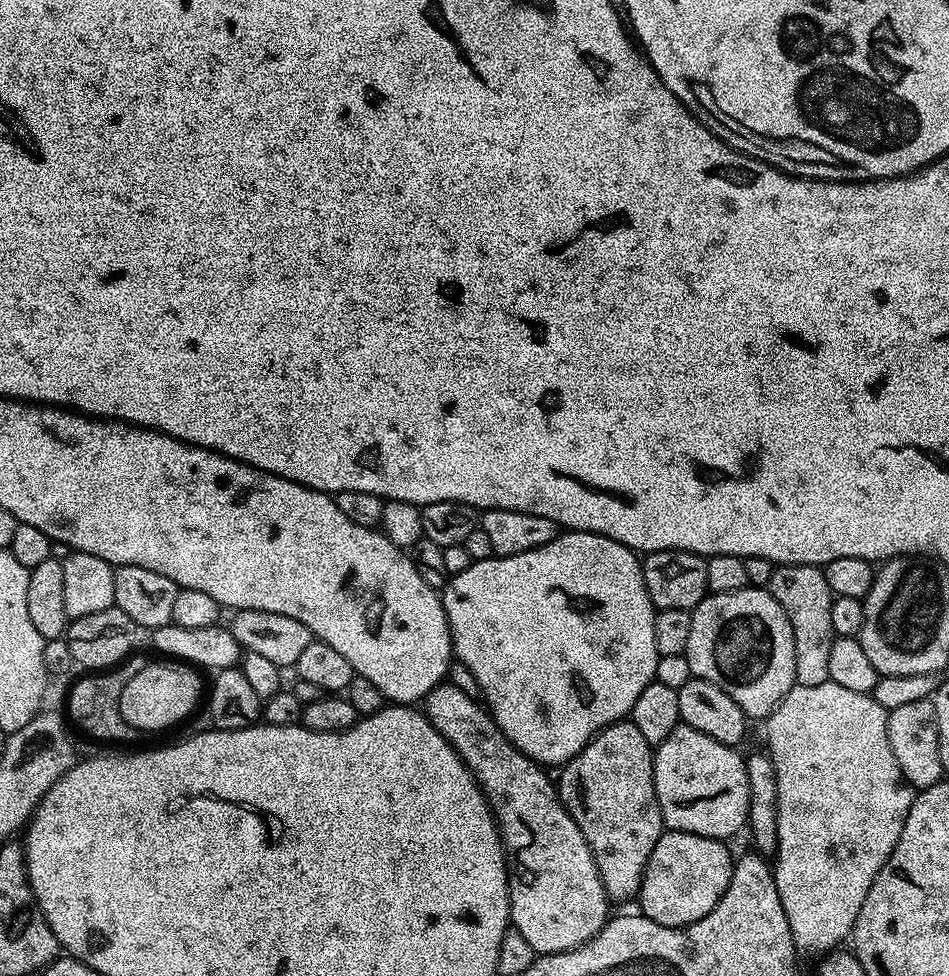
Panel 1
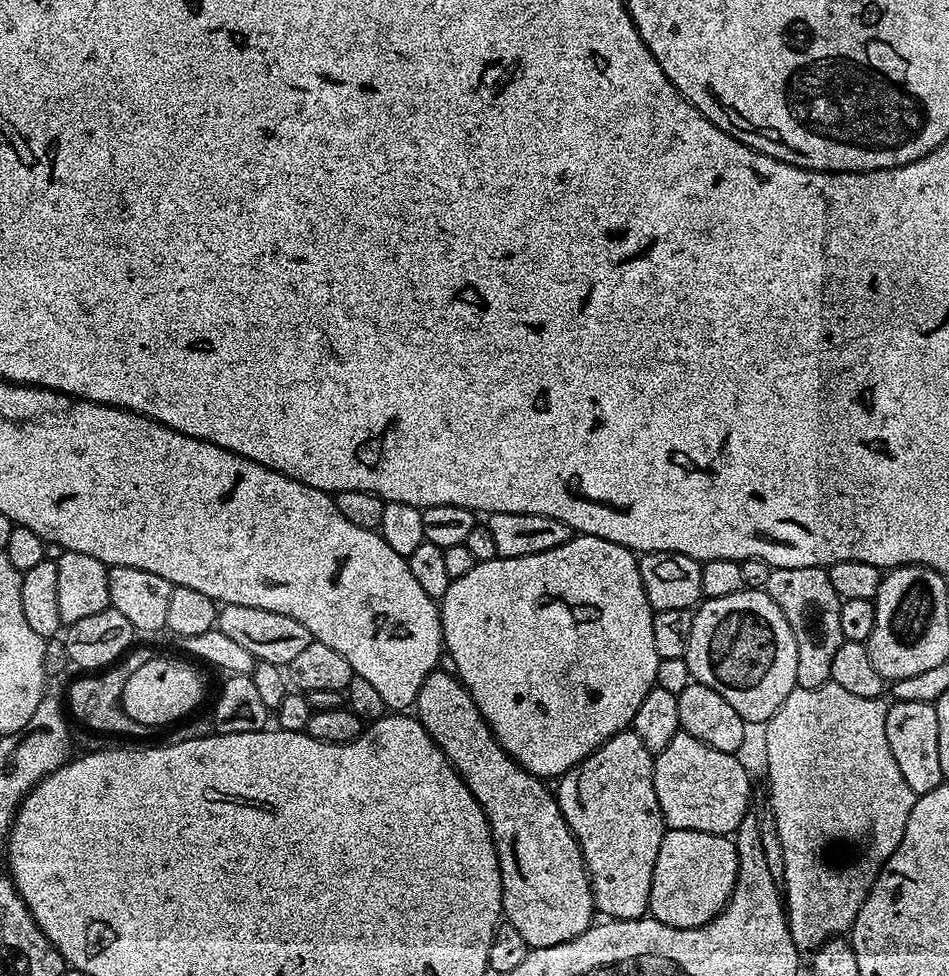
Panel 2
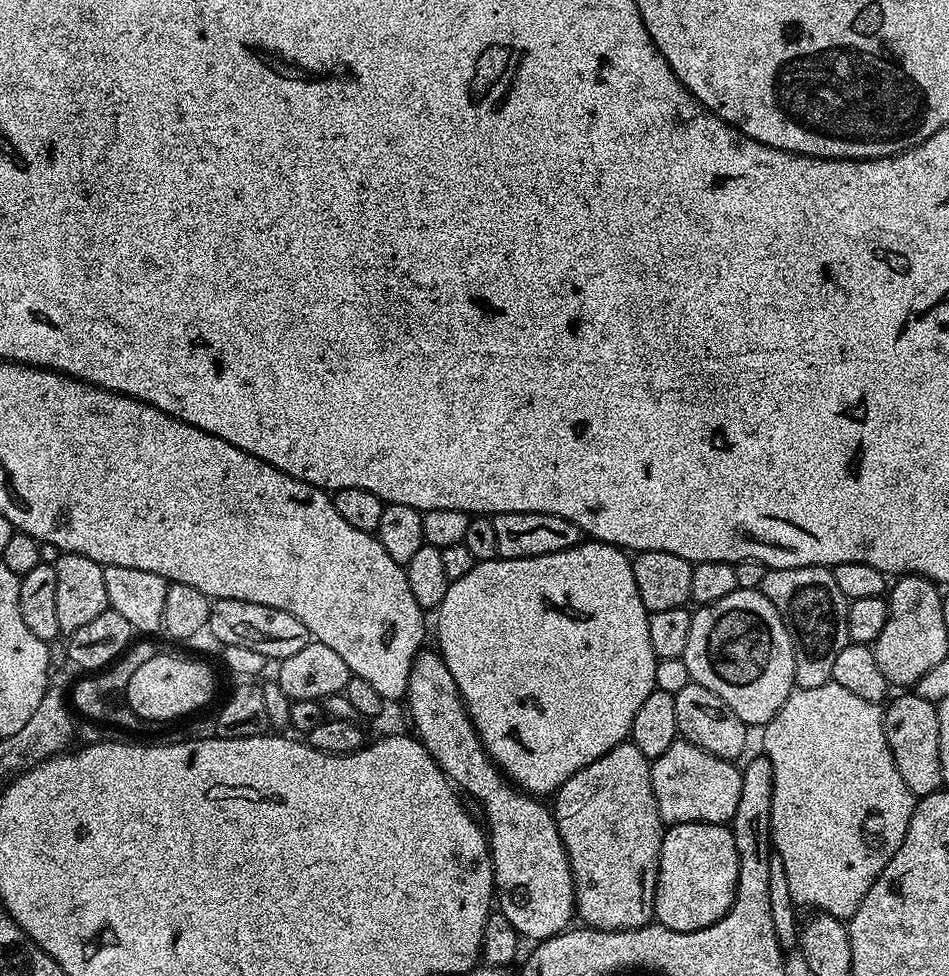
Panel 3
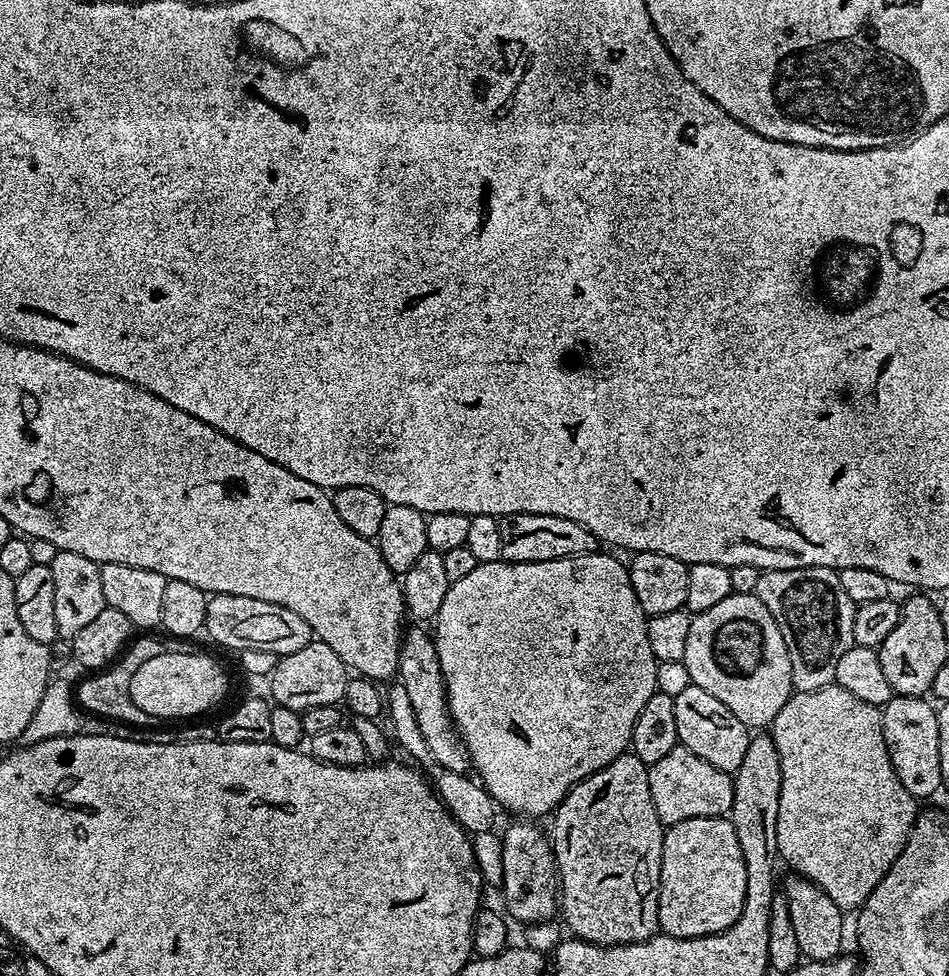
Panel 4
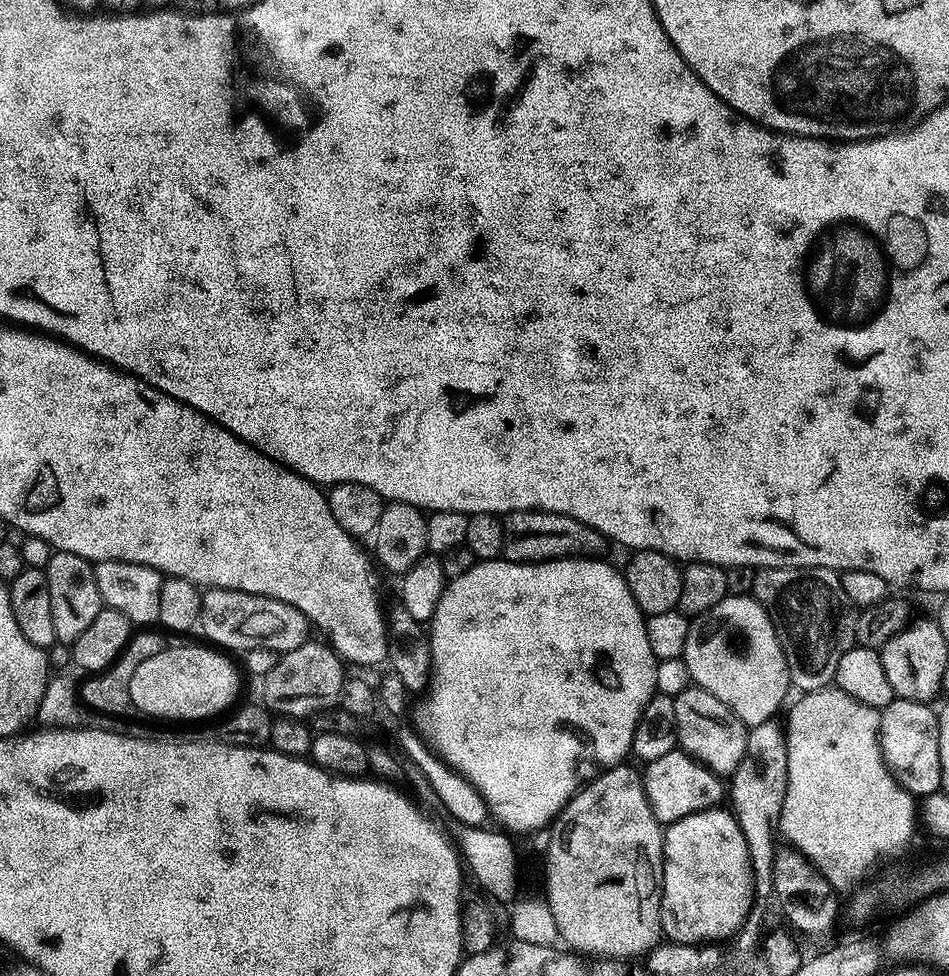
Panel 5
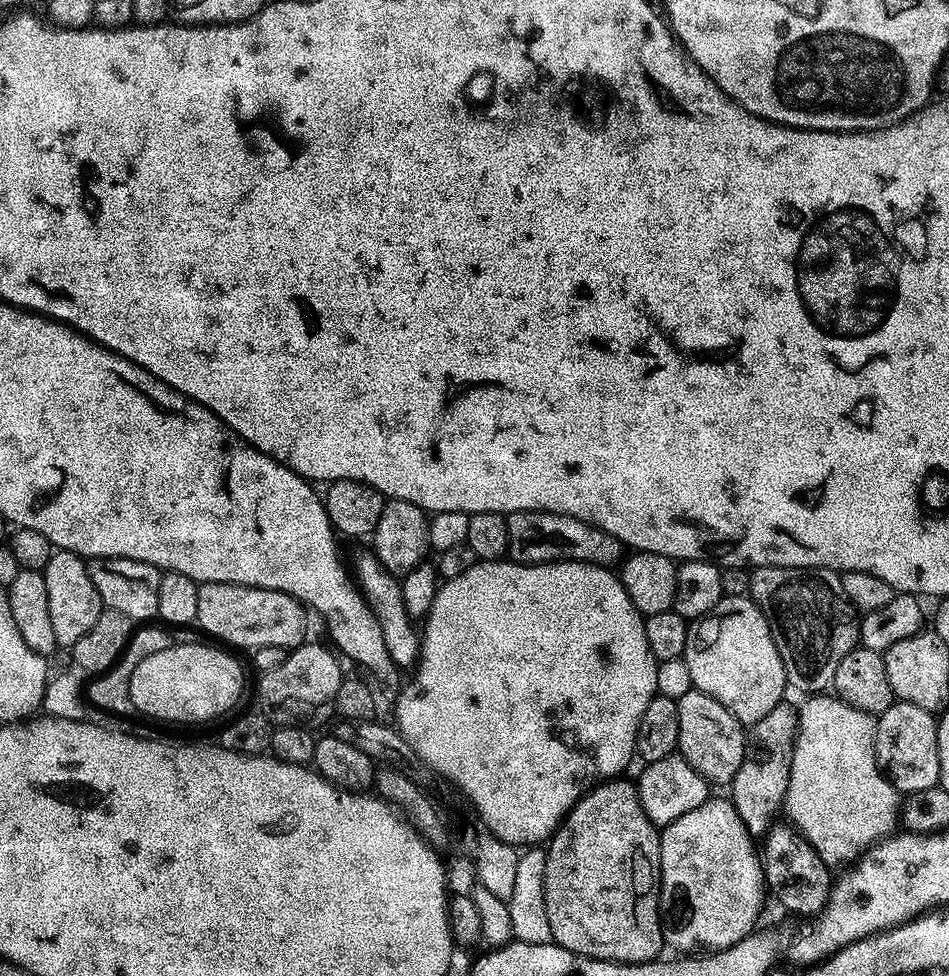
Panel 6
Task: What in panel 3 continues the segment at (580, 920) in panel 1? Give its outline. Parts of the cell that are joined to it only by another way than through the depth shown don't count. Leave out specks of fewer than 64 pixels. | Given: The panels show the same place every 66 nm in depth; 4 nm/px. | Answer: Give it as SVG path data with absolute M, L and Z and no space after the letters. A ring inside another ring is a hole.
M421 650L416 656L410 670L407 704L408 712L412 715L412 724L416 727L415 735L420 743L426 746L436 765L448 775L448 779L465 797L473 796L484 807L484 816L488 819L486 835L492 854L494 900L499 912L510 918L510 926L514 926L514 930L518 930L518 934L525 941L549 940L551 936L565 931L576 916L576 879L572 877L568 852L558 834L553 809L549 805L547 808L543 799L516 787L492 761L492 755L484 749L480 735L472 725L472 719L468 717L468 708L464 705L464 699L461 698L458 686L454 682L454 674L450 674L439 651Z

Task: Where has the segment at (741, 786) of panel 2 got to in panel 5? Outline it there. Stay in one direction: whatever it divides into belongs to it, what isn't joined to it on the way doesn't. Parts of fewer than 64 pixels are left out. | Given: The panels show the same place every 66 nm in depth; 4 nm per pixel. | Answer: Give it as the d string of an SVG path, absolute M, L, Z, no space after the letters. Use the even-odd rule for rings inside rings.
M683 750L665 754L662 758L654 758L654 762L644 764L642 768L644 793L650 802L650 810L655 814L661 825L667 826L686 818L695 812L717 807L720 800L725 799L726 788L721 777L708 769L705 764L699 764L693 756Z

